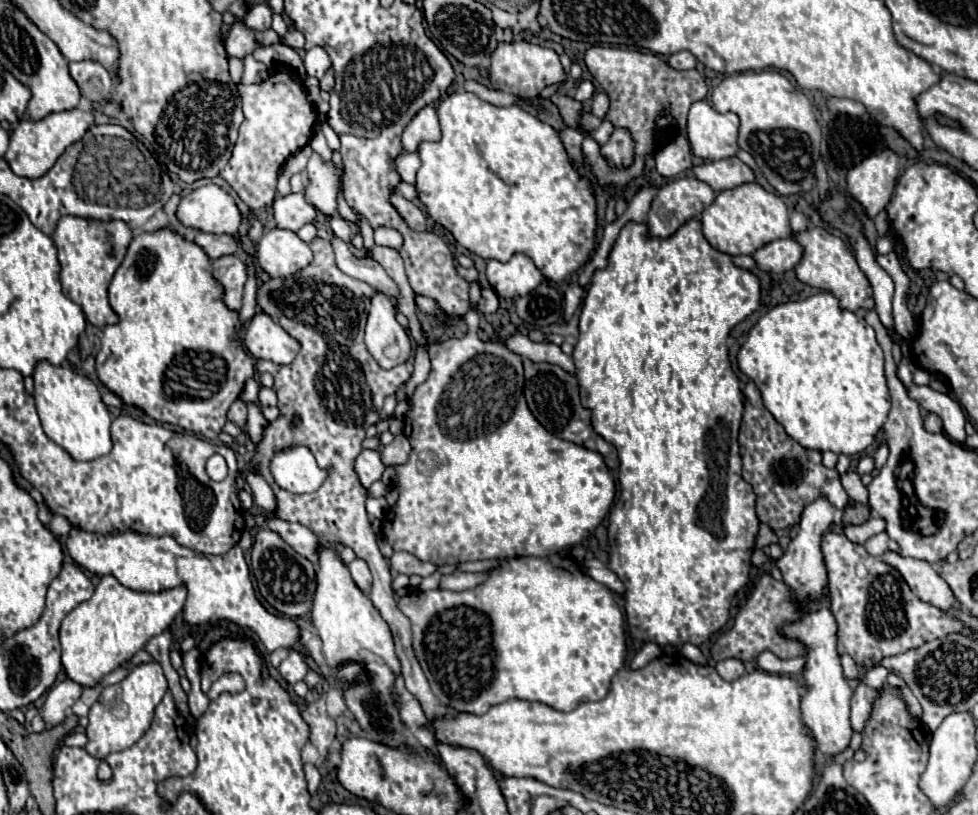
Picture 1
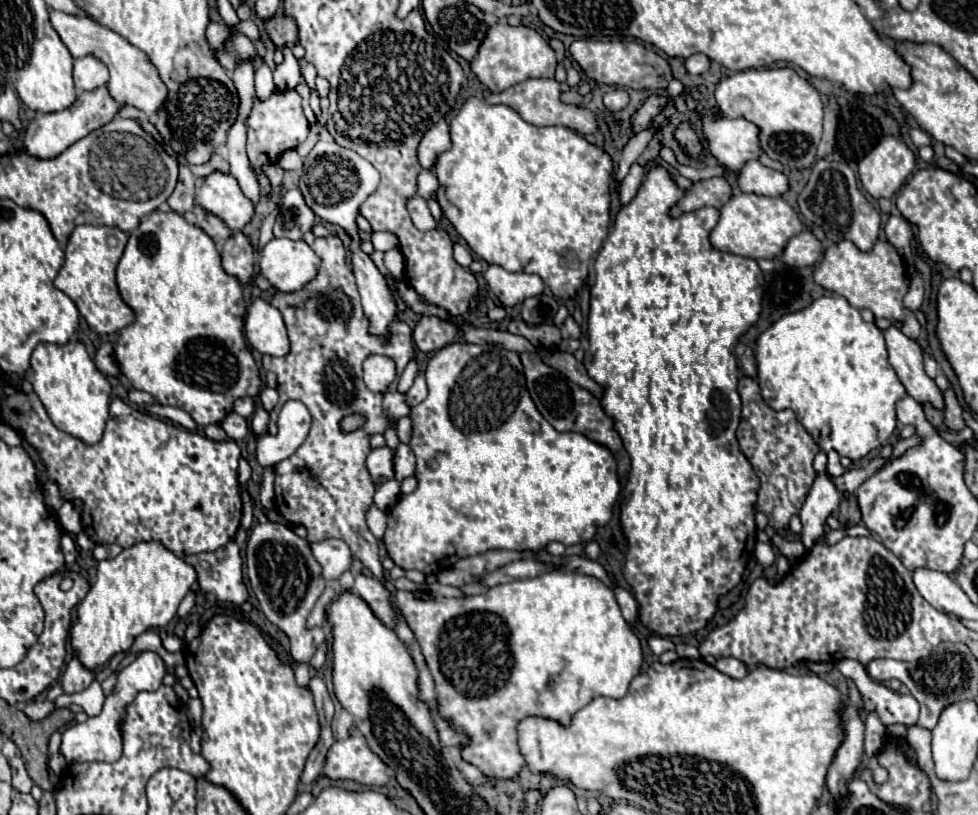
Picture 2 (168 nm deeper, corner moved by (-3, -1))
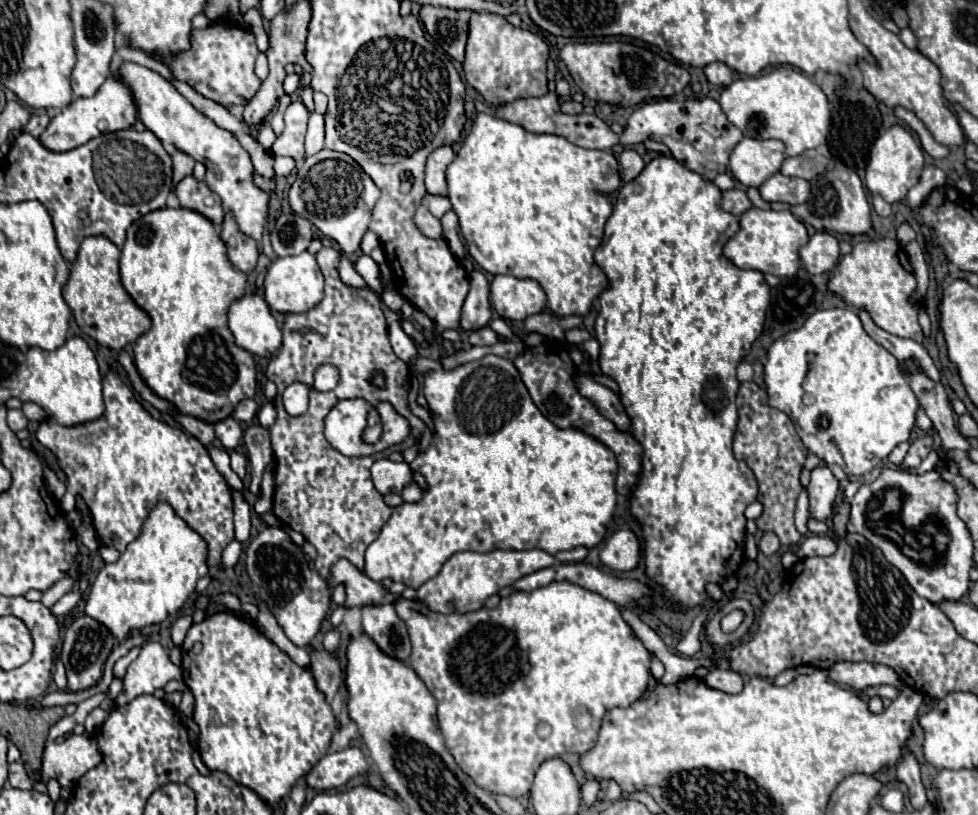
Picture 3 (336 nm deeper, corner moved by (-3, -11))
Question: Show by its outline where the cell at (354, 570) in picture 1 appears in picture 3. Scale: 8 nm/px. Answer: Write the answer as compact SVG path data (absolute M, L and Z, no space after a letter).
M367 605L363 611L363 629L365 635L389 657L407 661L411 655L409 633L405 631L405 623L395 613L393 605L373 607Z

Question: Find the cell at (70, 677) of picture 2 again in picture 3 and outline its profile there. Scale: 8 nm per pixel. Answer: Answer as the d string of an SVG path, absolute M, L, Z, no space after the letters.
M81 615L69 625L61 643L61 659L67 669L67 685L71 691L89 689L101 679L103 665L115 643L117 639L113 639L113 633L107 627L101 627L101 623L97 623L95 619L89 619L89 615Z

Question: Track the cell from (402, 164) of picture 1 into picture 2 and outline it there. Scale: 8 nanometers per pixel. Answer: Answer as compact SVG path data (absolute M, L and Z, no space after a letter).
M421 169L419 177L417 177L417 193L423 199L429 199L429 197L435 197L437 187L439 187L439 183L437 183L435 173L431 169Z

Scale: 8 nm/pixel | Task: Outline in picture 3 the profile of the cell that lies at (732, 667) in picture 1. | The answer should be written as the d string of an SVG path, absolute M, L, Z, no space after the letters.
M713 669L703 677L707 687L713 687L723 693L741 693L743 691L743 677L731 669Z

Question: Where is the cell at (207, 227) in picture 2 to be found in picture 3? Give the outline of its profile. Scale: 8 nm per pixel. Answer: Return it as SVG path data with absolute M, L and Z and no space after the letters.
M187 175L175 185L175 195L181 201L181 207L193 209L209 217L215 225L221 225L223 221L223 207L217 193L213 193L207 183L195 179L193 175Z

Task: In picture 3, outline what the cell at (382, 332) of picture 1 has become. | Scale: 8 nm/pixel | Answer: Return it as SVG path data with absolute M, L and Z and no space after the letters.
M321 149L319 153L305 157L297 169L297 179L289 189L291 209L309 219L323 235L333 237L343 253L355 253L359 249L361 237L369 227L371 211L379 199L379 189L371 177L361 169L361 165L347 153Z

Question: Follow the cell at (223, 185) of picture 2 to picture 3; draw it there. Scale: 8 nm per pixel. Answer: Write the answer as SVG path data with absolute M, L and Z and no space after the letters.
M123 61L117 67L115 75L131 87L139 109L139 119L151 133L155 133L161 143L171 143L175 149L187 153L189 157L201 161L207 167L205 183L221 197L223 209L233 211L239 229L245 235L253 237L259 243L261 251L261 237L269 217L269 193L255 185L253 163L249 159L249 153L239 145L237 137L231 131L217 127L209 117L197 111L167 79L163 79L155 71Z

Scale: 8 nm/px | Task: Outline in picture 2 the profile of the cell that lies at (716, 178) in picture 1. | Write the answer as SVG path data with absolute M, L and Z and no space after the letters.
M747 161L737 173L735 181L741 191L757 193L757 195L773 195L779 197L787 191L789 183L781 171L773 171L763 167L759 161Z

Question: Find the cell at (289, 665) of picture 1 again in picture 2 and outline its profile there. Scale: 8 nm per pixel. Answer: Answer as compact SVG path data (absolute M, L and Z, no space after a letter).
M269 521L255 525L251 529L245 559L247 559L247 577L251 581L253 593L257 595L265 617L271 623L275 623L281 631L285 631L287 637L291 639L293 661L309 663L317 647L325 641L325 635L319 627L311 631L305 629L307 615L311 613L313 605L317 603L317 599L325 589L321 565L313 557L309 543L297 537L291 527Z

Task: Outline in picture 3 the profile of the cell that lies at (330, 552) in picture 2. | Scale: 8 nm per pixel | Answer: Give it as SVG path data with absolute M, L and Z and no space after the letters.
M347 559L333 565L329 585L335 587L343 583L347 587L345 607L361 607L361 603L395 603L399 595L389 593L381 583L371 581L365 573L355 569Z

